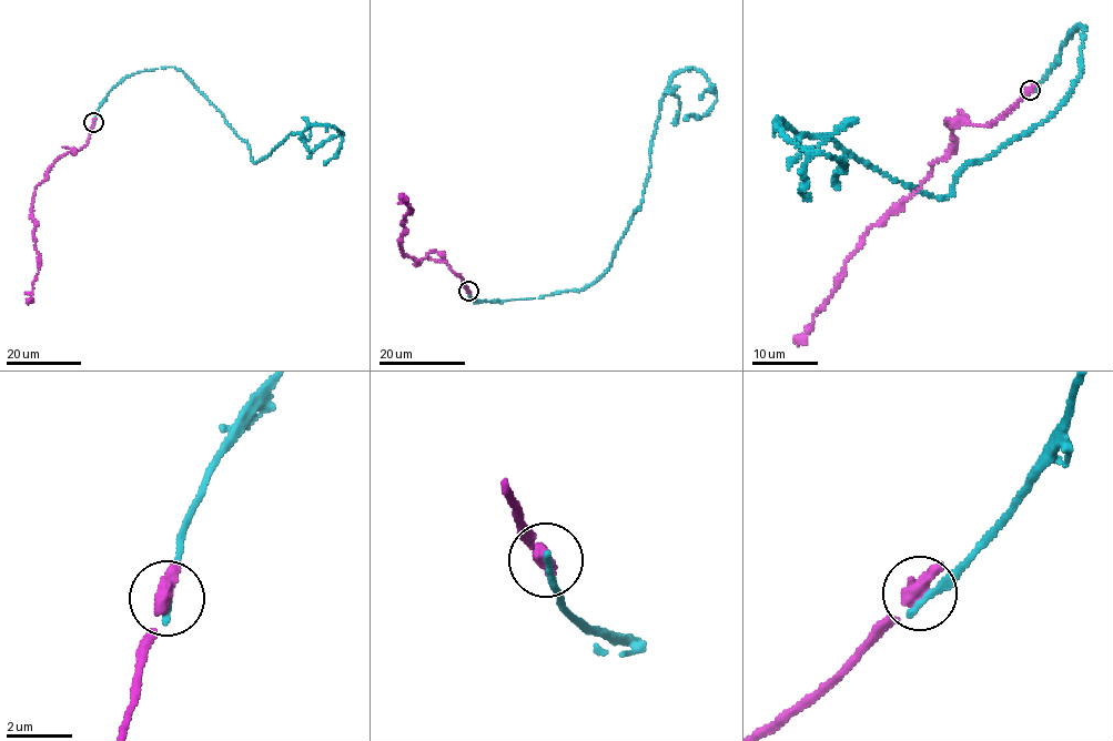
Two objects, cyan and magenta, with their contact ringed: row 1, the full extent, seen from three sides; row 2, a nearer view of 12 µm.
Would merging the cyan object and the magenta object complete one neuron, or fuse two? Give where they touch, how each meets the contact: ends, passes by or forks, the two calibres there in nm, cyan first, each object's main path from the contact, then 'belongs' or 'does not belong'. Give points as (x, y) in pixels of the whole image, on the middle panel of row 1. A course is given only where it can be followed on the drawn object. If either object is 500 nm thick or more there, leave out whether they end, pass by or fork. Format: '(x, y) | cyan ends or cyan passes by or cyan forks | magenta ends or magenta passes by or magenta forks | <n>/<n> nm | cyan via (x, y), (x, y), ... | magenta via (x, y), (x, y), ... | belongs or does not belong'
(468, 291) | 280/500 nm | cyan via (468, 292), (532, 298), (603, 275), (640, 206), (665, 91), (698, 70), (716, 101), (685, 120) | magenta via (468, 291), (433, 251), (418, 263), (404, 256), (401, 223), (411, 210), (400, 194) | does not belong

